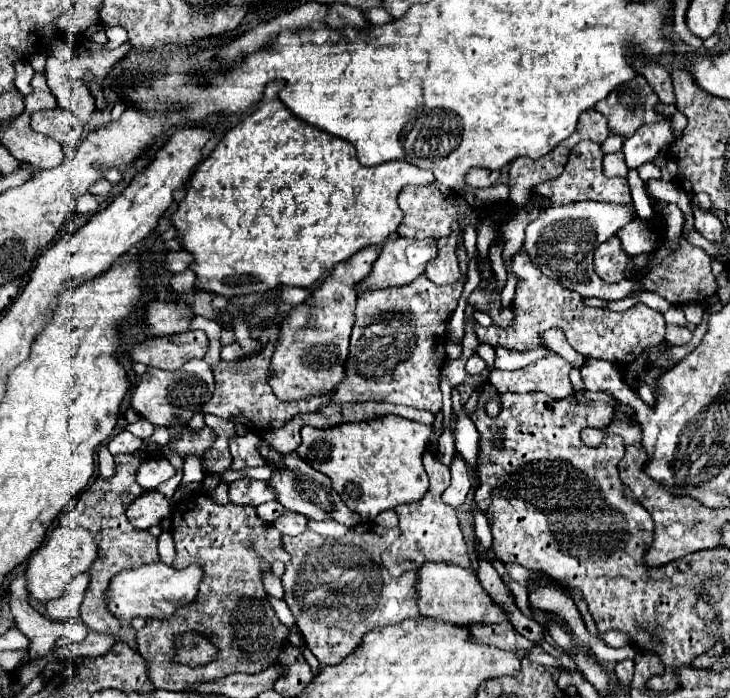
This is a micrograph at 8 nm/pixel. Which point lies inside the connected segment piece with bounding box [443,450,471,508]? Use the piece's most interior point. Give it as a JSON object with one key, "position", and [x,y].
{"position":[459,488]}

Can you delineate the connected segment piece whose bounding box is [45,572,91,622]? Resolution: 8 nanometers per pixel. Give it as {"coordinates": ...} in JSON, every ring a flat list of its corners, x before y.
{"coordinates":[[87,572,75,576,73,582,67,586,65,596,47,602,45,616,51,618,51,620,55,620,55,622,77,620,79,618,79,608,81,608,83,596,85,596,87,586,89,586,89,580,91,580,91,576]]}

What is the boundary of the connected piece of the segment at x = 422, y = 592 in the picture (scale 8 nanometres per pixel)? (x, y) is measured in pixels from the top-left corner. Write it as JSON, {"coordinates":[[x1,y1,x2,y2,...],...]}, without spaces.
{"coordinates":[[423,564,423,570,417,572,417,594,419,594,419,610,423,616,439,618,443,622,453,624,497,624,507,620,507,614,493,602,487,590,479,584,473,572,467,572,459,566,439,566,439,564]]}

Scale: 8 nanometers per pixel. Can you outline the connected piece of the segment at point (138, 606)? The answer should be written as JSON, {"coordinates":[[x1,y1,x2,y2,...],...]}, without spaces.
{"coordinates":[[155,562,135,570,123,570,111,580,111,586,107,592,109,594,107,608,111,610,113,616,127,622,131,622,133,618,165,620,165,618,171,618,179,608,195,600,201,580,203,580,203,570,199,564,187,566,183,570,175,570,171,566,165,566,163,562]]}

